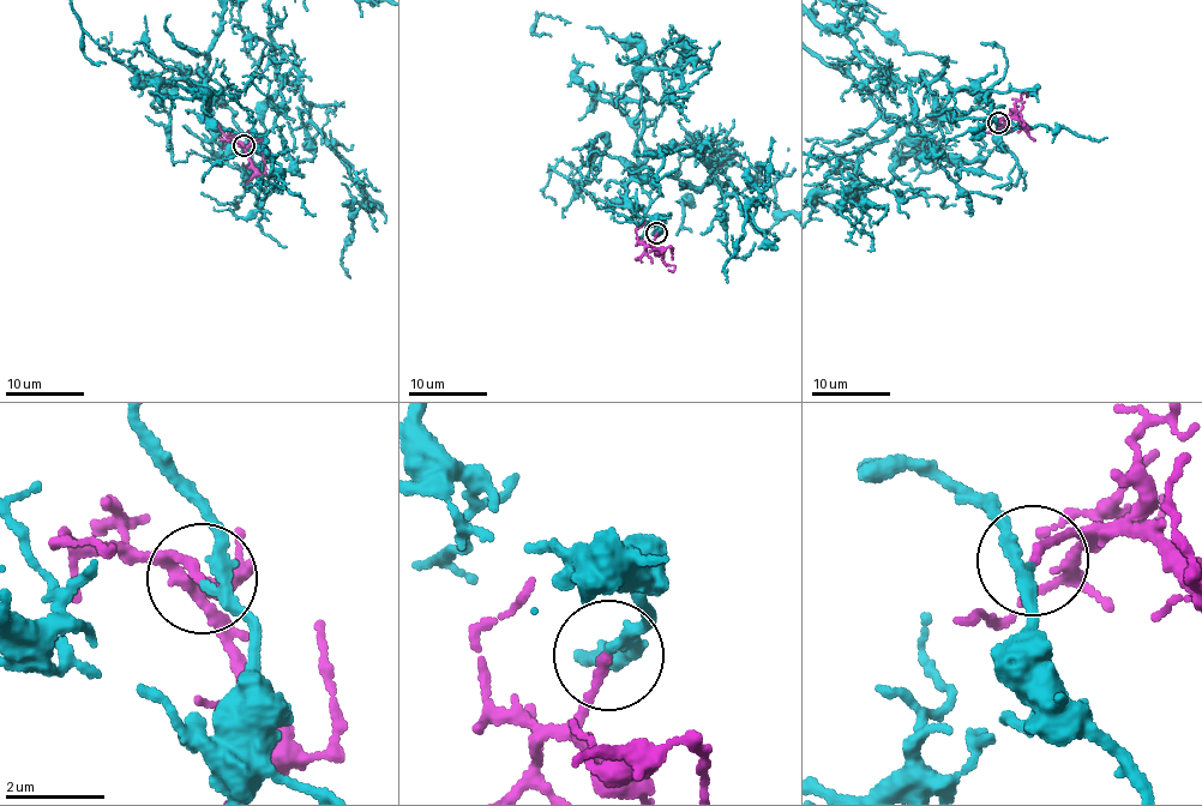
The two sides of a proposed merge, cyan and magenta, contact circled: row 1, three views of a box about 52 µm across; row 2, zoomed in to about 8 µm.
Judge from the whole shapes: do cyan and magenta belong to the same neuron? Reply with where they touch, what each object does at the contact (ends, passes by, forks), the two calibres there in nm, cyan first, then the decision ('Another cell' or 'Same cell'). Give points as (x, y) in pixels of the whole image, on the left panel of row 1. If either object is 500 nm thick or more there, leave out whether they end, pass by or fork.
Place: (244, 145). At the ring cyan passes by. At the ring magenta ends. Thickness 240 nm (cyan) against 180 nm. Same cell

